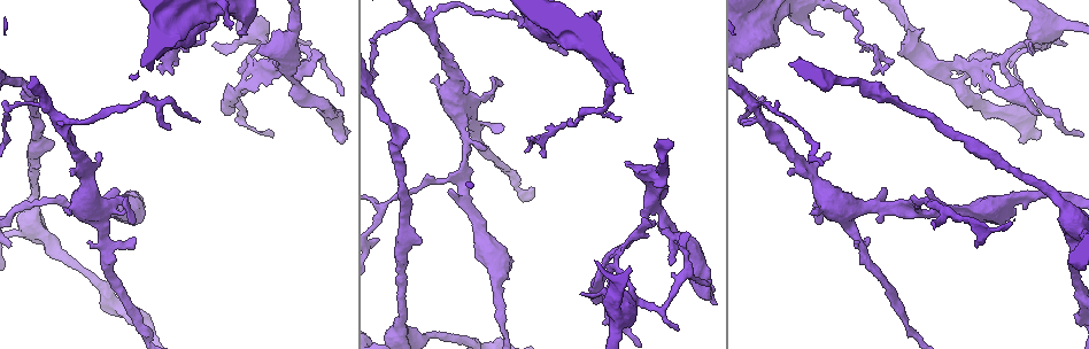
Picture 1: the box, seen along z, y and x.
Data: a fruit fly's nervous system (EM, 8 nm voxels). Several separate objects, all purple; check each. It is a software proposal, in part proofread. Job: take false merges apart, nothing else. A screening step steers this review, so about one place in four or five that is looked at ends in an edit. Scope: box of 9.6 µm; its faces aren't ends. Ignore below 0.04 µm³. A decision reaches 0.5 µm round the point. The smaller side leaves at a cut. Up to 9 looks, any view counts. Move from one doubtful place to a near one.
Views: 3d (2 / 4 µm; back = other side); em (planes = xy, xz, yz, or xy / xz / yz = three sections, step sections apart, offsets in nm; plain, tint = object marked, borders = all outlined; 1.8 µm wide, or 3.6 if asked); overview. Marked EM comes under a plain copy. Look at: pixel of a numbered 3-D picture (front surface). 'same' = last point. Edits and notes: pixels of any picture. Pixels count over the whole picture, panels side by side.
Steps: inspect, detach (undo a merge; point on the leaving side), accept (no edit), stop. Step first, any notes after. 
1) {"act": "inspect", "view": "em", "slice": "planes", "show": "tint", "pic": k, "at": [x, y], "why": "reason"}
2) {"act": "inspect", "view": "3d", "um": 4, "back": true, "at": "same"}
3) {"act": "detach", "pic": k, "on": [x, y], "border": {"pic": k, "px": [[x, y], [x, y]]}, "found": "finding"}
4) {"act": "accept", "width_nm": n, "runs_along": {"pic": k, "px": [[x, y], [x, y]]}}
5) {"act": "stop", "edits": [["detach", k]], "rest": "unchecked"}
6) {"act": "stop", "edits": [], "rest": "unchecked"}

{"act": "inspect", "view": "em", "slice": "planes", "show": "borders", "pic": 1, "at": [385, 208]}

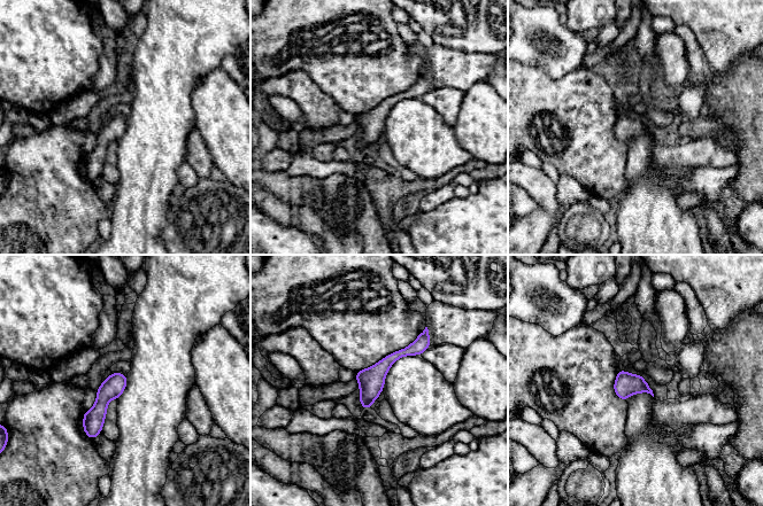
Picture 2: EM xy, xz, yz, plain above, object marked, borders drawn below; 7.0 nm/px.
{"act": "accept", "runs_along": {"pic": 2, "px": [[425, 333], [376, 373], [364, 405]]}, "found": "continuous, no second neuron"}

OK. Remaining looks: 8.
{"act": "inspect", "view": "em", "slice": "planes", "show": "tint", "pic": 1, "at": [463, 154], "why": "three-way junction"}

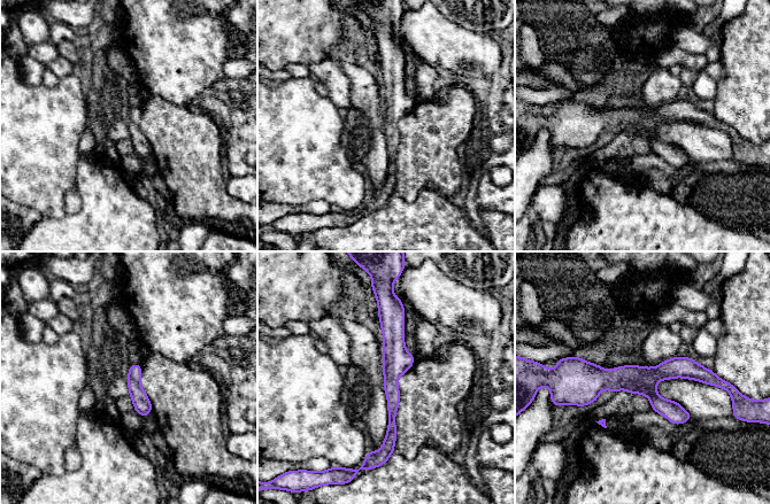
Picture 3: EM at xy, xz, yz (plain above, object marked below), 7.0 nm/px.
{"act": "accept", "found": "all the same neuron"}

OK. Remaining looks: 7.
{"act": "inspect", "view": "3d", "um": 2, "pic": 1, "at": [761, 120], "why": "a fork"}

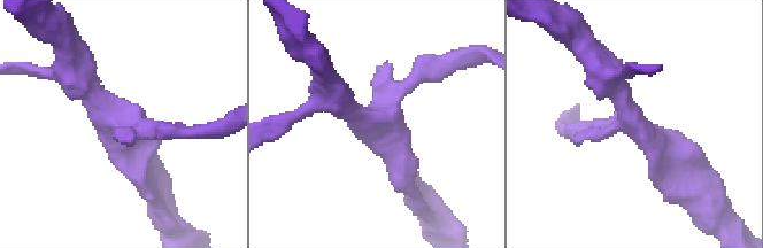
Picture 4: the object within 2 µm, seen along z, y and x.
{"act": "inspect", "view": "em", "slice": "planes", "show": "tint", "pic": 4, "at": [639, 129]}

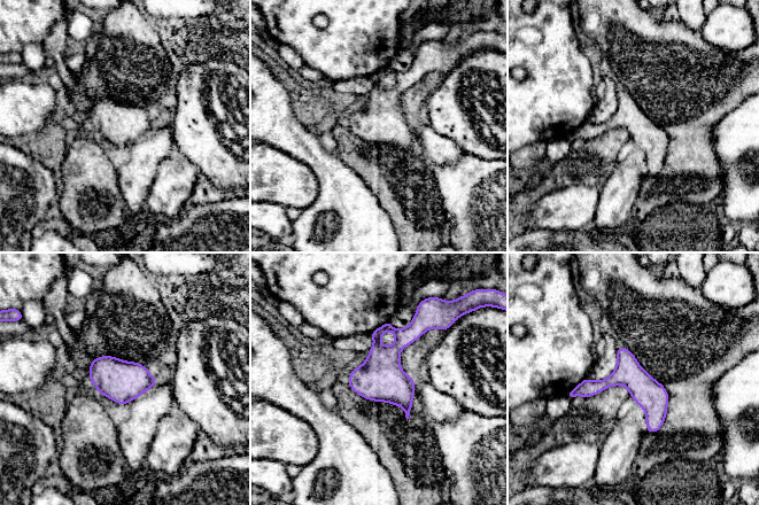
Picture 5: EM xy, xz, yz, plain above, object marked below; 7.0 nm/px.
{"act": "accept", "width_nm": 220, "found": "all the same neuron"}

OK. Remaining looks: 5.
{"act": "inspect", "view": "3d", "um": 4, "pic": 1, "at": [611, 98], "why": "abrupt turn"}

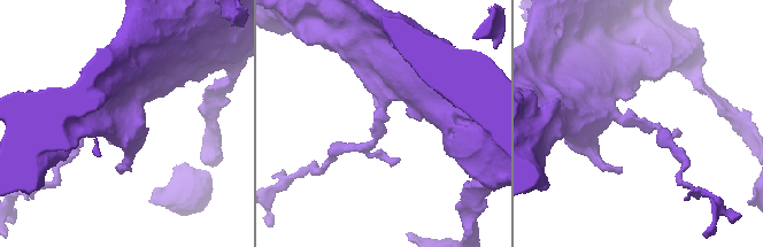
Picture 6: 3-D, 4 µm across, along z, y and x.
{"act": "inspect", "view": "em", "slice": "yz", "step": 16, "show": "tint", "pic": 6, "at": [383, 126]}

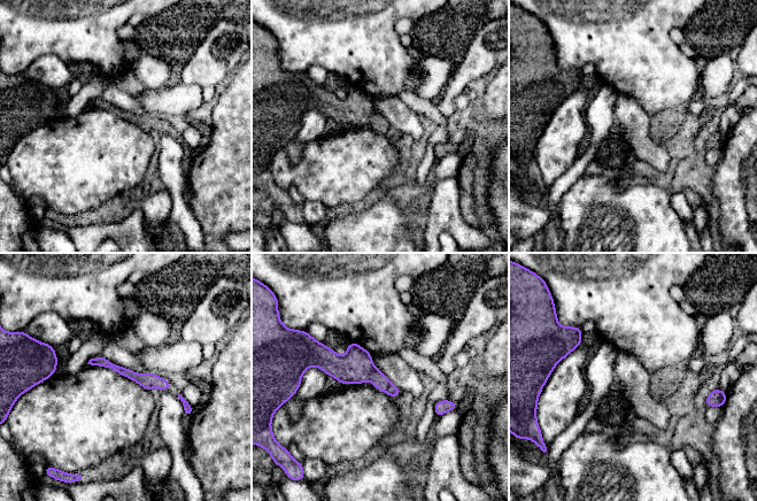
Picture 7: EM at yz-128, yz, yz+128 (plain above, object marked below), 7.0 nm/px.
{"act": "inspect", "view": "em", "slice": "planes", "show": "tint", "at": "same"}

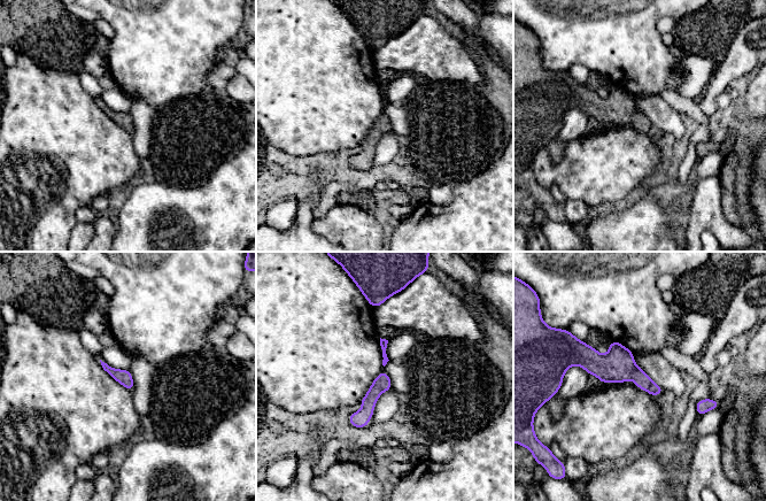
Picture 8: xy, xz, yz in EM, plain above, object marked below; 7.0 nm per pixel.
{"act": "accept", "width_nm": 110, "runs_along": {"pic": 8, "px": [[578, 356], [623, 367], [658, 391]]}, "found": "continuous, no second neuron"}

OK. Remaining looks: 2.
{"act": "stop", "edits": [], "rest": "unchecked"}

